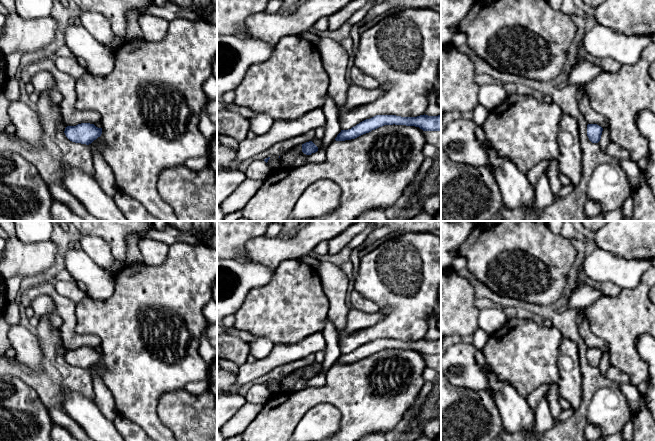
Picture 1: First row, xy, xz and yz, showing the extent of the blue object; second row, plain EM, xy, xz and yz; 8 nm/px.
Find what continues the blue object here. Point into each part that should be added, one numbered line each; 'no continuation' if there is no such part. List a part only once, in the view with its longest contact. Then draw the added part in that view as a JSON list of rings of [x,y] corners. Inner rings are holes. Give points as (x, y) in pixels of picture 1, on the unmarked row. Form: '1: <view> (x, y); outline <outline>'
no continuation

